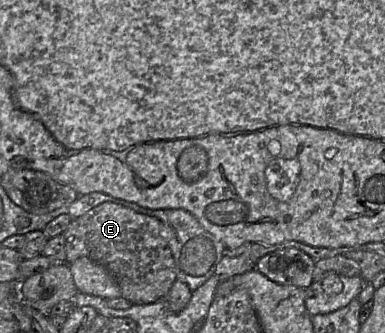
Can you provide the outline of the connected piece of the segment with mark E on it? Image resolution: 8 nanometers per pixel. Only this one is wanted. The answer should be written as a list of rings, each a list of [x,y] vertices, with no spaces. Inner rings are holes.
[[[104,202],[71,220],[61,235],[65,239],[65,263],[87,257],[104,266],[117,282],[121,297],[132,304],[151,304],[164,299],[177,280],[175,261],[163,225],[155,217]]]

